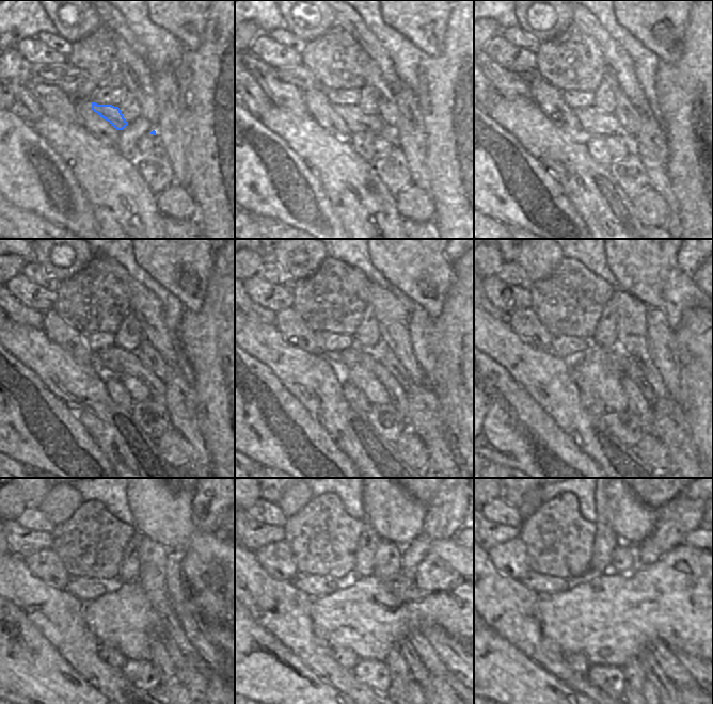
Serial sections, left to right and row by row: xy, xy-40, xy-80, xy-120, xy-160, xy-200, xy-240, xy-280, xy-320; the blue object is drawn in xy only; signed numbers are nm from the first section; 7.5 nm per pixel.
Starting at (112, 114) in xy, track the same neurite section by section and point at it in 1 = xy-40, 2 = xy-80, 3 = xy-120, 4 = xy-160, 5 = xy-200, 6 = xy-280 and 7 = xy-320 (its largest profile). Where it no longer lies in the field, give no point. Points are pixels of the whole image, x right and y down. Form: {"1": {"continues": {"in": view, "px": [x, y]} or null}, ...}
{"1": {"continues": {"in": "xy-40", "px": [357, 122]}}, "2": {"continues": {"in": "xy-80", "px": [592, 122]}}, "3": {"continues": {"in": "xy-120", "px": [114, 361]}}, "4": {"continues": {"in": "xy-160", "px": [353, 356]}}, "5": {"continues": {"in": "xy-200", "px": [633, 394]}}, "6": {"continues": {"in": "xy-280", "px": [420, 674]}}, "7": {"continues": {"in": "xy-320", "px": [668, 693]}}}

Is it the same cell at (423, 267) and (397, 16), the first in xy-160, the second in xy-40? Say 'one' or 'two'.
one

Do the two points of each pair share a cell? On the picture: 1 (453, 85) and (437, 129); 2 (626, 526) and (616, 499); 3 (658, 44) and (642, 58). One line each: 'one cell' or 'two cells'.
1: one cell
2: one cell
3: two cells

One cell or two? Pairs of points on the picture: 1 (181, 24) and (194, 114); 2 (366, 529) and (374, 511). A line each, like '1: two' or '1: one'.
1: two
2: two

